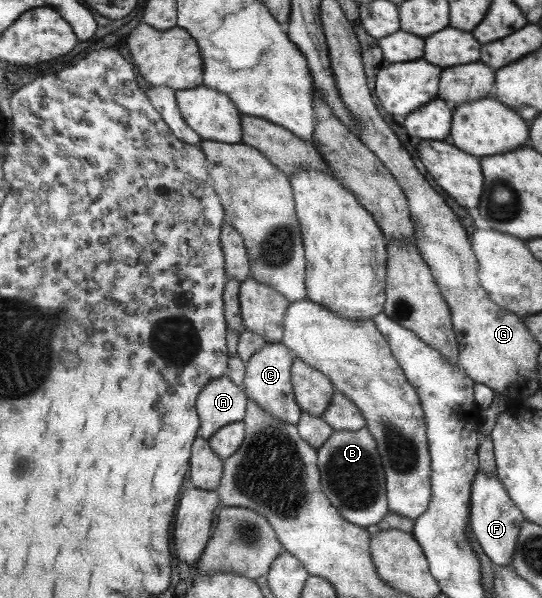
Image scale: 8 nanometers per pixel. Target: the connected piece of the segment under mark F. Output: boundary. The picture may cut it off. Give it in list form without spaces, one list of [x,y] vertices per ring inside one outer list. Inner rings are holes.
[[[485,472],[475,475],[470,496],[469,522],[476,540],[494,566],[511,567],[518,546],[518,536],[521,534],[522,524],[526,521],[525,514],[511,500],[505,486],[497,476],[489,476]]]

